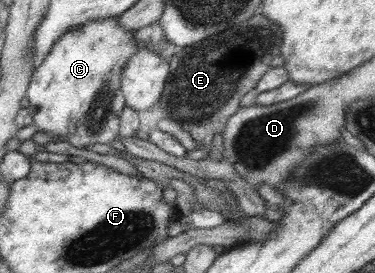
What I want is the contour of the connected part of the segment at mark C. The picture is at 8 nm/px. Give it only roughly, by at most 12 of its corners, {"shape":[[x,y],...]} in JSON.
{"shape":[[117,17],[67,28],[32,71],[36,131],[82,148],[118,138]]}

